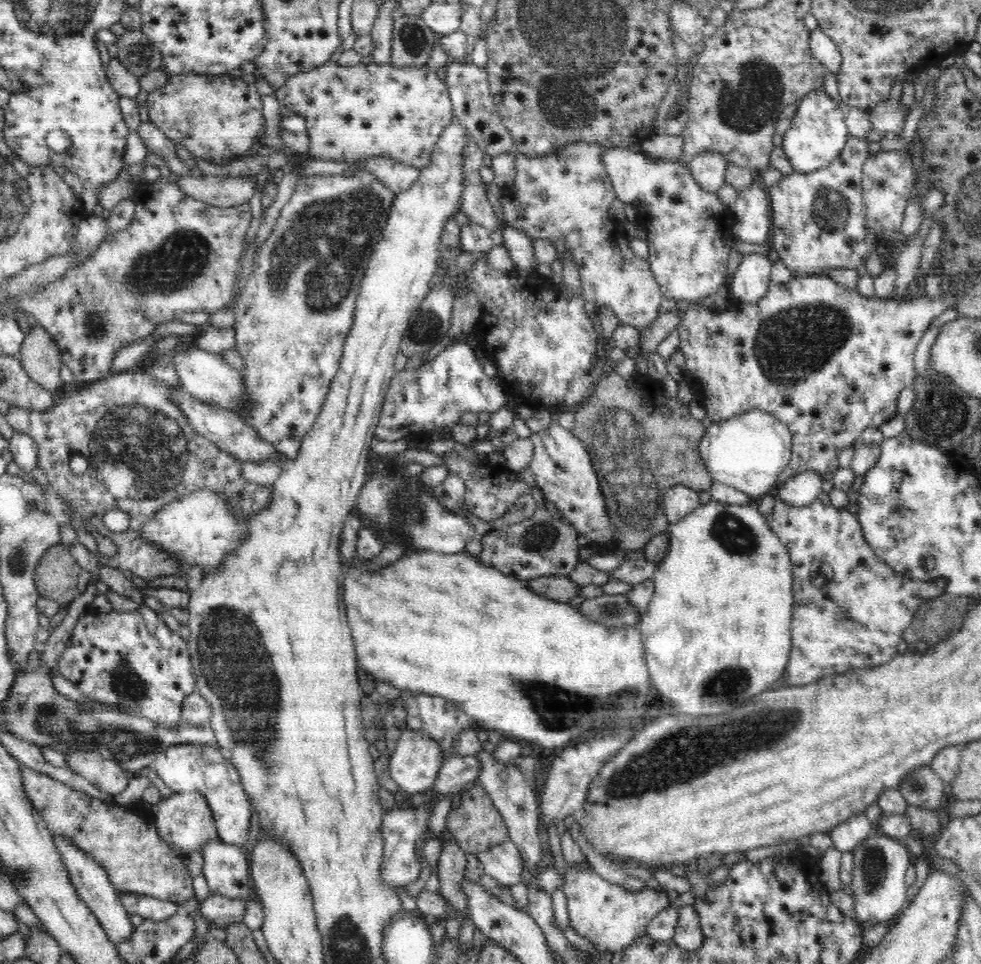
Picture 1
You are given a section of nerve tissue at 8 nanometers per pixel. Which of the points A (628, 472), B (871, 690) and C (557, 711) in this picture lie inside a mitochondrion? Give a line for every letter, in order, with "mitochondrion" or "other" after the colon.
A: mitochondrion
B: other
C: mitochondrion

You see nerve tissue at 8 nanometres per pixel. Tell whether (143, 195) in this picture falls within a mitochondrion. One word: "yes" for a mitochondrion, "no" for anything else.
no

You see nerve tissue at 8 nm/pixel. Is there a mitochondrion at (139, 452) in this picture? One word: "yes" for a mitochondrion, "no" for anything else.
yes

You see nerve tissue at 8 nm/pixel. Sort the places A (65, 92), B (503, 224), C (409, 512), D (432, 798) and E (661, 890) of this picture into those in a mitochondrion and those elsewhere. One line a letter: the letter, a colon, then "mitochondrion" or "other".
A: other
B: other
C: mitochondrion
D: other
E: other

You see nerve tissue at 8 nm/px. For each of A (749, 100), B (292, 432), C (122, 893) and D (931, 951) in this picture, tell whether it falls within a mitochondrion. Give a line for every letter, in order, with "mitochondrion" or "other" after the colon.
A: mitochondrion
B: other
C: other
D: other

